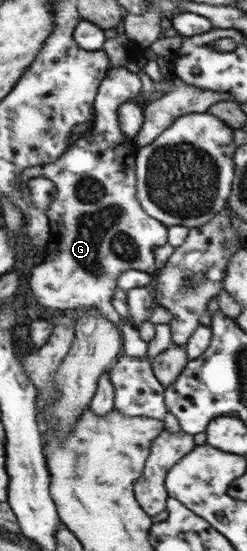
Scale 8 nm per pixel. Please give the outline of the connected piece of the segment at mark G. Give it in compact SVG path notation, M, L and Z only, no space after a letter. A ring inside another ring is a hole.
M125 67L111 69L102 80L102 86L97 95L97 116L95 123L82 135L75 138L66 153L54 163L28 167L20 173L19 183L27 183L32 178L46 178L57 189L54 201L45 211L50 220L52 237L49 242L51 248L45 252L44 259L31 271L30 291L38 303L53 312L74 312L96 308L102 315L121 327L125 338L125 353L130 357L146 358L147 342L139 336L138 328L130 325L128 320L117 313L113 307L113 295L116 292L116 282L128 270L138 270L151 275L156 273L154 264L154 249L166 245L169 228L161 221L150 217L137 198L137 178L135 175L135 161L139 156L139 149L133 138L129 138L119 126L119 115L116 115L118 105L121 107L128 102L133 102L142 92L142 83L138 73L131 73Z

